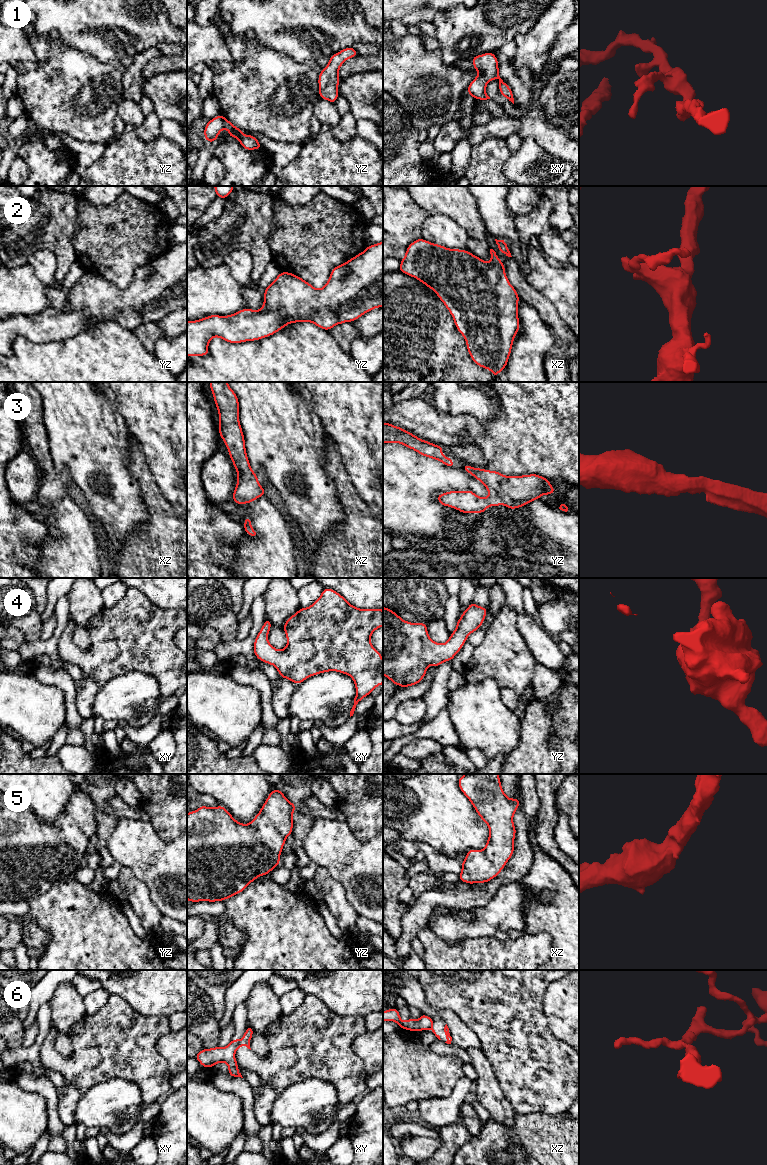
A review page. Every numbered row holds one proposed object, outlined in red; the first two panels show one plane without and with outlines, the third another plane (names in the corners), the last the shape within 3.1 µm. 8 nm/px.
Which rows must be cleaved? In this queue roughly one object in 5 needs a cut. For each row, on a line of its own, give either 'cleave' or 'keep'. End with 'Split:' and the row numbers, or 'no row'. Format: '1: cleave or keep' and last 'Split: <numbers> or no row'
1: keep
2: keep
3: keep
4: keep
5: keep
6: cleave
Split: 6

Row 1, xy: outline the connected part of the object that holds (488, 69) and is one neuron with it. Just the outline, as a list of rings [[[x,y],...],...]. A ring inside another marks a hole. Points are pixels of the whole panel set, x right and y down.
[[[493,52],[477,55],[470,59],[474,64],[474,71],[479,74],[468,85],[467,93],[474,99],[487,100],[490,97],[486,94],[486,85],[493,79],[499,80],[500,94],[514,104],[511,88],[500,78],[498,59]]]

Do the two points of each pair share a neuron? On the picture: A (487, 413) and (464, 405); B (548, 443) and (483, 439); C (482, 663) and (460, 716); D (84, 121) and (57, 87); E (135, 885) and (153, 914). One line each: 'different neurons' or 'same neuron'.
A: same neuron
B: same neuron
C: different neurons
D: same neuron
E: same neuron

